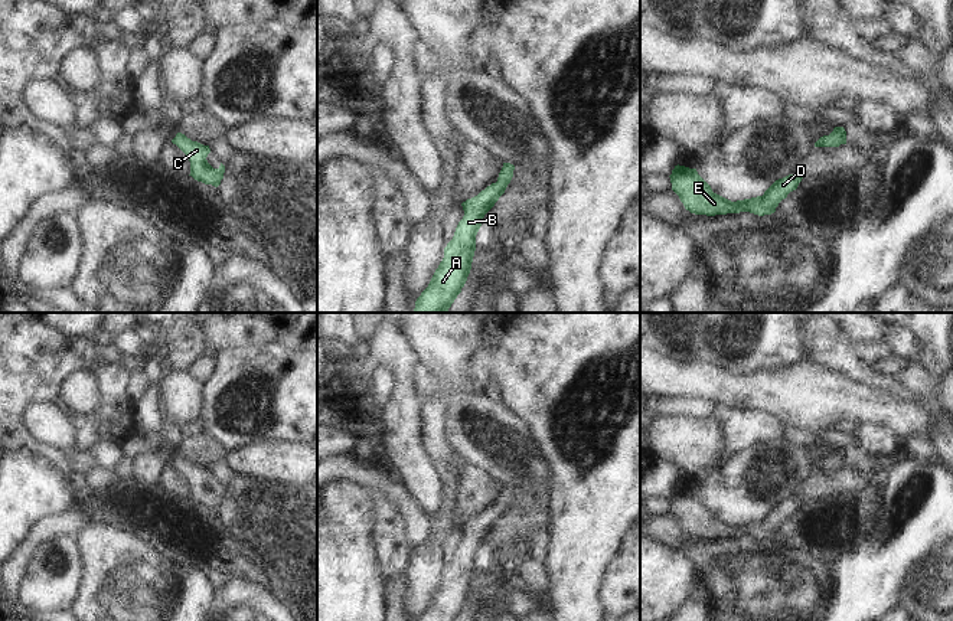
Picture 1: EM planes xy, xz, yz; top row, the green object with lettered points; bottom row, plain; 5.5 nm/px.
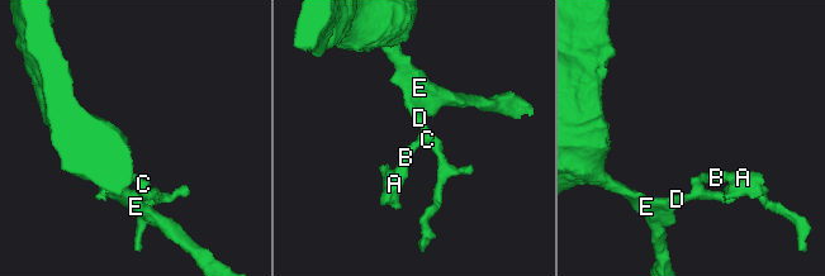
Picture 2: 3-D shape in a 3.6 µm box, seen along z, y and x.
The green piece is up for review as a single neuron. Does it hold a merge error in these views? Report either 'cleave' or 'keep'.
keep

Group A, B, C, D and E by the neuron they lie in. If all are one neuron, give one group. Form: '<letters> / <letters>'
A B C D E

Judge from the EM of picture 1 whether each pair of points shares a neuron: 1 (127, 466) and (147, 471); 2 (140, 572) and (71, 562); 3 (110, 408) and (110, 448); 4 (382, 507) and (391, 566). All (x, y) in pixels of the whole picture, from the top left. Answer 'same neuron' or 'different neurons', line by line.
1: different neurons
2: different neurons
3: different neurons
4: same neuron

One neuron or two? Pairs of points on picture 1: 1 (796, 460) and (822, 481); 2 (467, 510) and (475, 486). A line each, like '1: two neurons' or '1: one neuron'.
1: two neurons
2: one neuron

